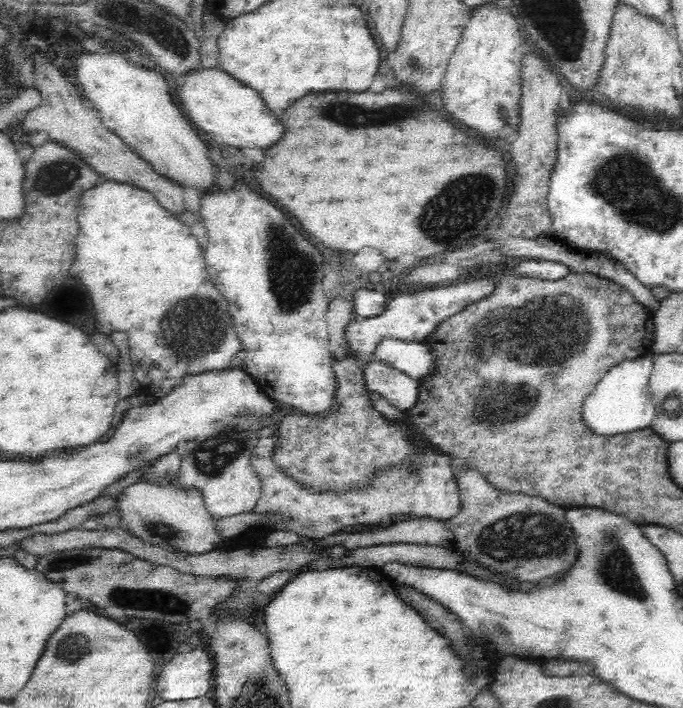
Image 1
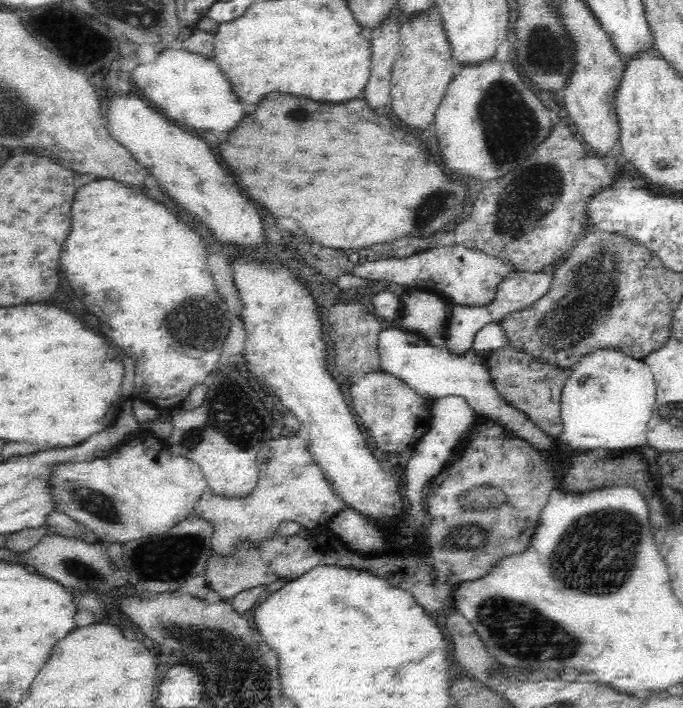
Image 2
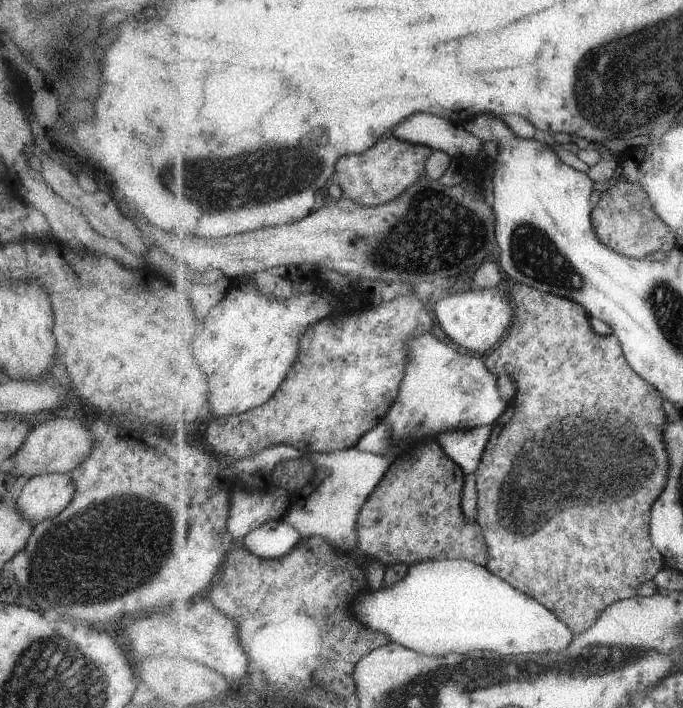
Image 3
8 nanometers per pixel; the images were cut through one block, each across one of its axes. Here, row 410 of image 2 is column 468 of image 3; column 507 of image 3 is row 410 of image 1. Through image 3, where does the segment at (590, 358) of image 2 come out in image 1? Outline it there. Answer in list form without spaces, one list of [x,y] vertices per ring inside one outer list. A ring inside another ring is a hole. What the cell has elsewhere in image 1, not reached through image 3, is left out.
[[[652,353],[632,360],[623,360],[600,378],[594,390],[582,402],[582,418],[592,434],[616,436],[642,430],[652,424],[659,411],[651,399],[649,376],[652,370]]]

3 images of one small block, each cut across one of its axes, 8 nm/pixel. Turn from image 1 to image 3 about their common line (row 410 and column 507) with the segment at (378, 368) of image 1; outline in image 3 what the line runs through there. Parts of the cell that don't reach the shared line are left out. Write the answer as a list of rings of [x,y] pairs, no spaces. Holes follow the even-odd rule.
[[[430,333],[411,337],[408,347],[410,357],[406,377],[383,420],[392,428],[392,435],[397,441],[413,439],[417,442],[427,437],[436,438],[443,431],[493,425],[511,404],[512,399],[502,398],[498,390],[499,378],[485,368],[483,360],[451,350],[451,346]]]

